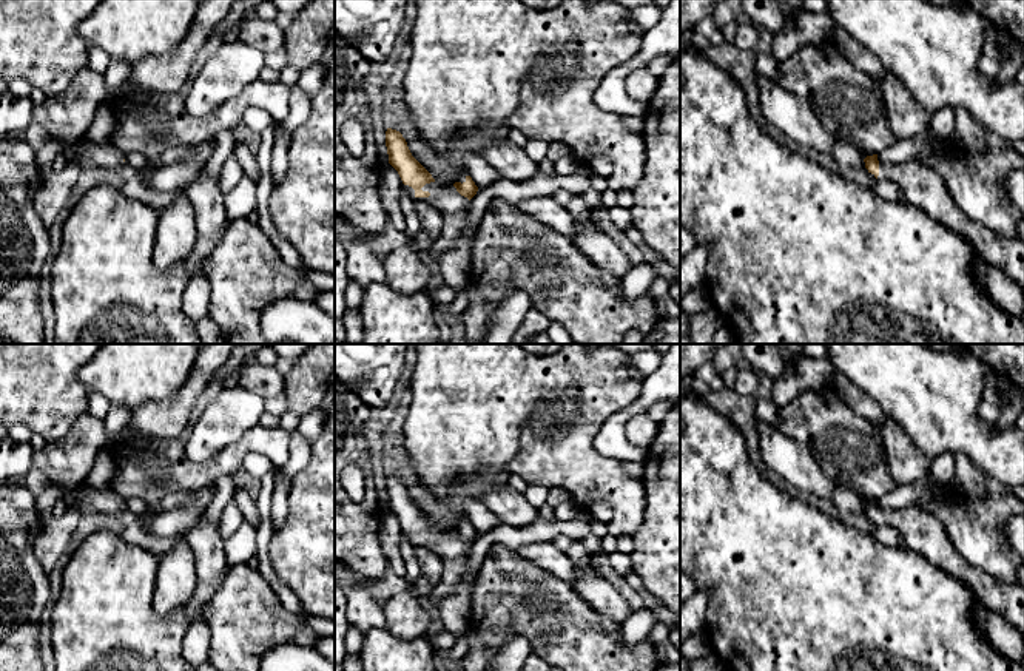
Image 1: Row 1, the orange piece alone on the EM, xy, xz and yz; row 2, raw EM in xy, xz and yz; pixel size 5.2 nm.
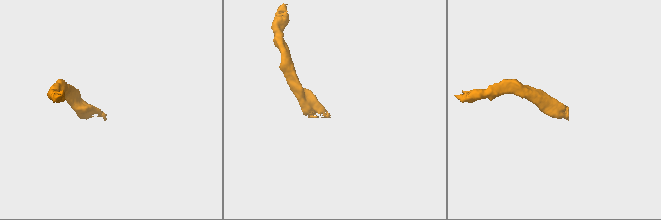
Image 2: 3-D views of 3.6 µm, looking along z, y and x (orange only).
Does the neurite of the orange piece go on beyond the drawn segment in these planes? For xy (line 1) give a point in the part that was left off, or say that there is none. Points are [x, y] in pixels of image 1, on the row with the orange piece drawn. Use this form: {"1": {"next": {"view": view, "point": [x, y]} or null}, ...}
{"1": {"next": null}}

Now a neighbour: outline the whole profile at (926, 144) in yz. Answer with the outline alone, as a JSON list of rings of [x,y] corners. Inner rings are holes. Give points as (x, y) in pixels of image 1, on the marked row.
[[[928,126],[922,130],[919,134],[910,139],[898,140],[894,145],[881,151],[877,154],[877,160],[879,164],[887,167],[915,159],[925,159],[939,151],[942,148],[942,143],[944,142]]]

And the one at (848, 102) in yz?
[[[834,42],[803,45],[780,62],[777,83],[808,102],[836,140],[879,154],[894,145],[879,80],[857,69]]]

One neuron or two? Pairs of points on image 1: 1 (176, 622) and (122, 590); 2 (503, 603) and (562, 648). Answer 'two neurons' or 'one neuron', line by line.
1: one neuron
2: one neuron

